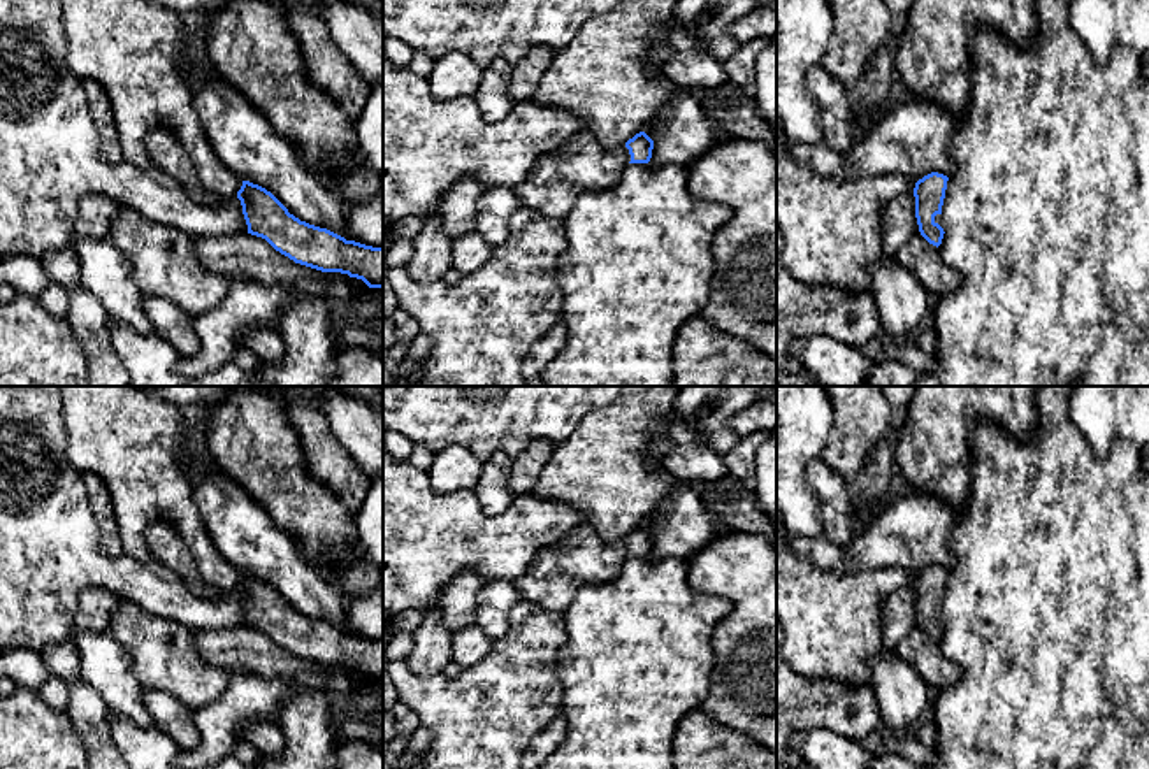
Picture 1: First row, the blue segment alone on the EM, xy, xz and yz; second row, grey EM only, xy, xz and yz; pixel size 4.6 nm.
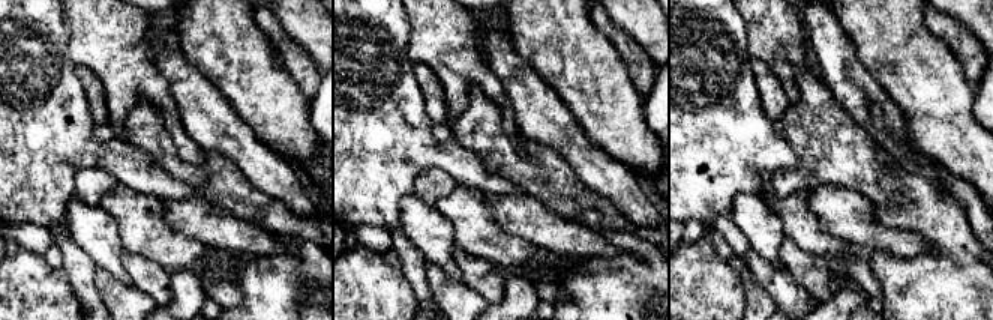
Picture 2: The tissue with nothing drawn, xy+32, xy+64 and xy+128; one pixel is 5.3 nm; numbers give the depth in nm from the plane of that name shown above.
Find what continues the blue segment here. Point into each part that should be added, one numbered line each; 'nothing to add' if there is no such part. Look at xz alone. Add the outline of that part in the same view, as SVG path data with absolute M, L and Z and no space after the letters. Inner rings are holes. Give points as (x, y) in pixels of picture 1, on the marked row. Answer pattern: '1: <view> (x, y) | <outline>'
1: xz (580, 164) | M582 130L564 140L553 153L536 158L527 177L515 191L524 207L564 219L582 193L615 186L629 162L631 155L625 144L603 147L590 130Z

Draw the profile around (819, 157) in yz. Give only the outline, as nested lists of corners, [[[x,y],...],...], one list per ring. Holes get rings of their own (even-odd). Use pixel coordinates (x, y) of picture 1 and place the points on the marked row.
[[[910,97],[889,107],[880,123],[847,155],[835,153],[826,140],[791,142],[777,132],[777,153],[787,149],[796,162],[806,163],[819,176],[843,177],[900,174],[914,183],[931,172],[950,176],[949,140],[954,116],[928,100]]]

